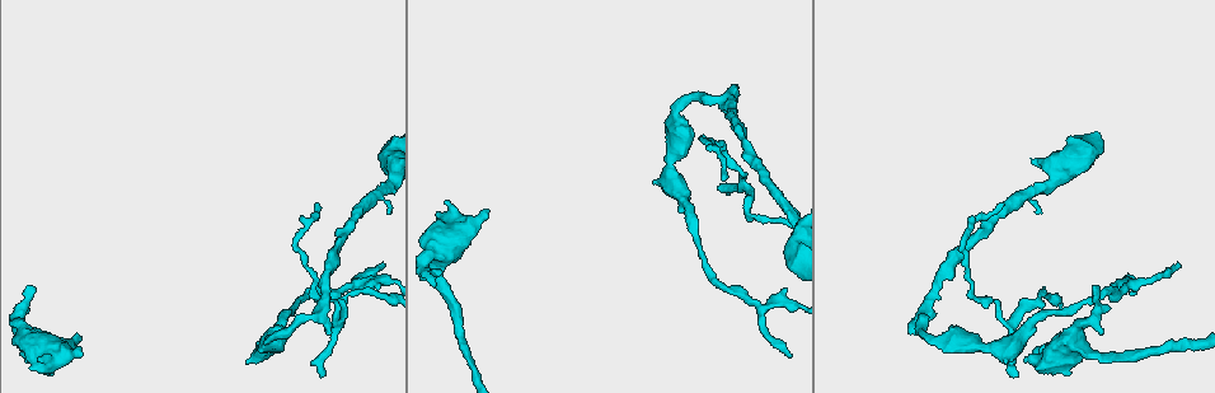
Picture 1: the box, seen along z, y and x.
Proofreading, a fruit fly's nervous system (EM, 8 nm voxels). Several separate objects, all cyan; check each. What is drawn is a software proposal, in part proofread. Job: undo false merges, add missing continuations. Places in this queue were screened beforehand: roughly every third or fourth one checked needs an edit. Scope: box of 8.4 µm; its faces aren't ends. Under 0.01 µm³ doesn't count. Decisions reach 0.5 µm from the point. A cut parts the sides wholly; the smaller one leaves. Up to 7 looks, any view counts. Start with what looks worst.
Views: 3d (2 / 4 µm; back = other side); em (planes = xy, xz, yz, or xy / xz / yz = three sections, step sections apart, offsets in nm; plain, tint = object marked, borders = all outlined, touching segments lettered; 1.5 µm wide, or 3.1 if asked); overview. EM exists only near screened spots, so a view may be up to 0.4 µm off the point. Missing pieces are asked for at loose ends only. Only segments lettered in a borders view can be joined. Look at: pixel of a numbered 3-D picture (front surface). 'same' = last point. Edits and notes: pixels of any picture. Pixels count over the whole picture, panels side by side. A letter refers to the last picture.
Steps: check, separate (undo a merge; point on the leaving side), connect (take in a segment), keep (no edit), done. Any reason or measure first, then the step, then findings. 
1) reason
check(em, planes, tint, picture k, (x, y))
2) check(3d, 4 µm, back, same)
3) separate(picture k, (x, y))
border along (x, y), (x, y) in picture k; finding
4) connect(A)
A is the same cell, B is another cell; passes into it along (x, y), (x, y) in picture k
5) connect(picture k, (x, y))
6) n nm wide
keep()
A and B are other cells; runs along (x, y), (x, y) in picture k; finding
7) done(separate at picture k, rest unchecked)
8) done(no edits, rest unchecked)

free end
check(3d, 2 µm, picture 1, (1097, 286))

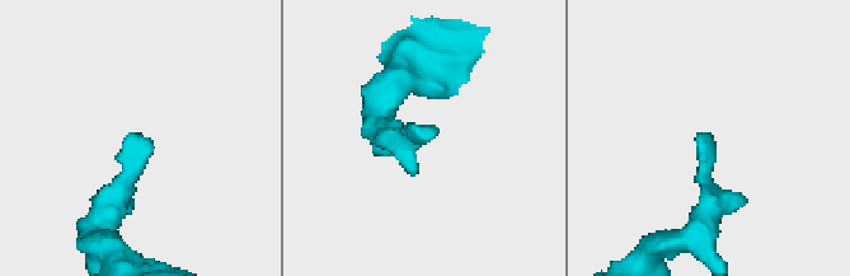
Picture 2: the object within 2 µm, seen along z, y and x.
shape alone is not enough
check(em, yz, step 4, tint, picture 2, (138, 134))

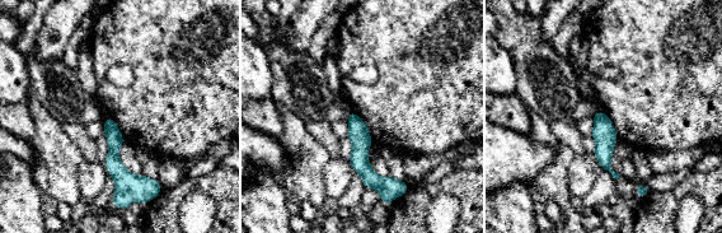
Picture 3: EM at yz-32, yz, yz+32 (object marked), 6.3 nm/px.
another direction
check(em, planes, borders, same)

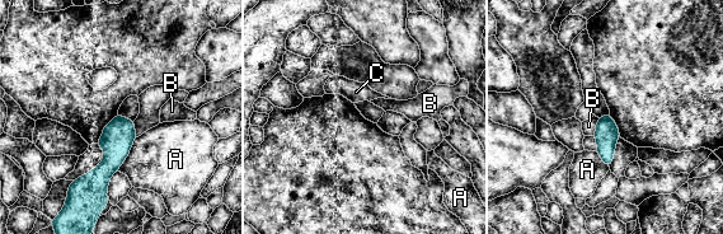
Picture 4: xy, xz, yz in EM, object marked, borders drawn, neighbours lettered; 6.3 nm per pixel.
keep()
A, B and C are other cells; border along (599, 118), (594, 135) in picture 4; none of them fits

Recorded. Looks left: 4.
check(em, planes, borders, picture 1, (907, 333))

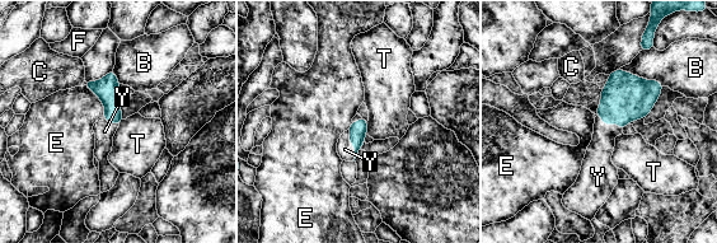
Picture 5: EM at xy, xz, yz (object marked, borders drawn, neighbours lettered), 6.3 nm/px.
connect(Y)
Y is the same cell, B, C, E, F and T are other cells; passes into it along (626, 97), (608, 124), (598, 162) in picture 5; the neuron continues

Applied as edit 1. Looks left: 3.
redraw
check(overview)

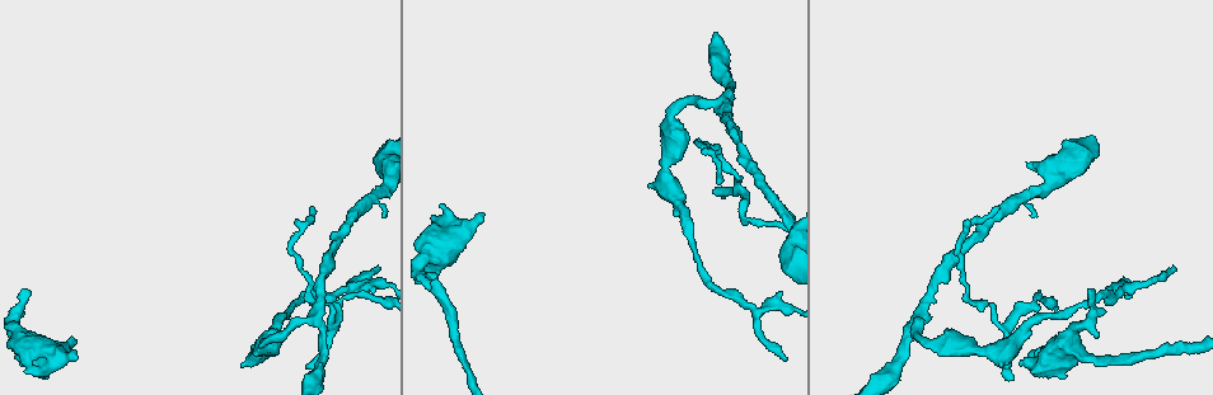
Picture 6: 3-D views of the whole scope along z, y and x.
an open end
check(3d, 2 µm, picture 6, (76, 357))

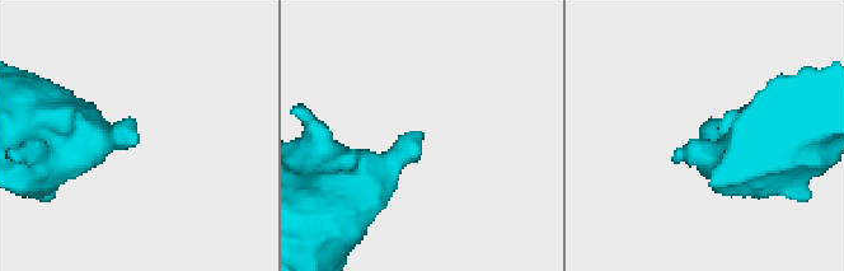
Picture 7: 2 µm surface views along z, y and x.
check(em, yz, step 4, borders, picture 7, (422, 133))

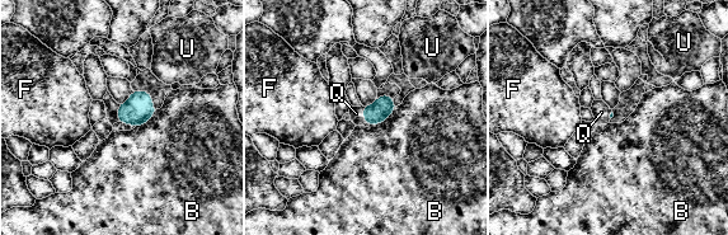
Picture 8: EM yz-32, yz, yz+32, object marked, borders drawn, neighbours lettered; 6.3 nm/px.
connect(Q)
Q is the same cell, B, F and U are other cells; passes into it along (383, 107), (364, 114), (356, 113) in picture 8; the neuron continues

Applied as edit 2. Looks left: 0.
done(connect at picture 5, connect at picture 8, rest unchecked)

